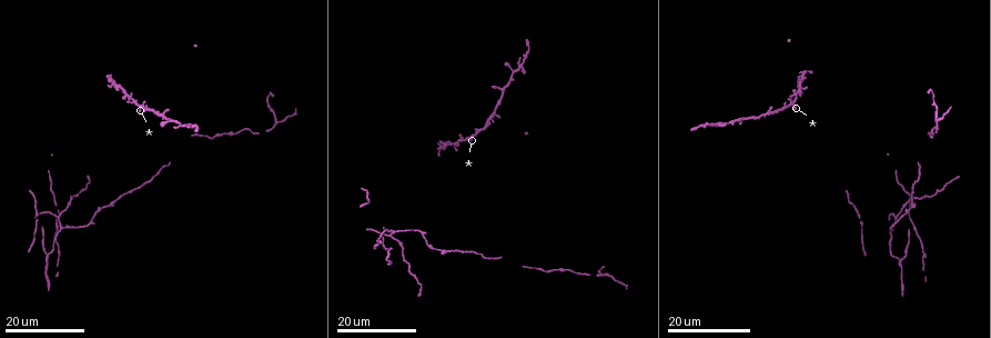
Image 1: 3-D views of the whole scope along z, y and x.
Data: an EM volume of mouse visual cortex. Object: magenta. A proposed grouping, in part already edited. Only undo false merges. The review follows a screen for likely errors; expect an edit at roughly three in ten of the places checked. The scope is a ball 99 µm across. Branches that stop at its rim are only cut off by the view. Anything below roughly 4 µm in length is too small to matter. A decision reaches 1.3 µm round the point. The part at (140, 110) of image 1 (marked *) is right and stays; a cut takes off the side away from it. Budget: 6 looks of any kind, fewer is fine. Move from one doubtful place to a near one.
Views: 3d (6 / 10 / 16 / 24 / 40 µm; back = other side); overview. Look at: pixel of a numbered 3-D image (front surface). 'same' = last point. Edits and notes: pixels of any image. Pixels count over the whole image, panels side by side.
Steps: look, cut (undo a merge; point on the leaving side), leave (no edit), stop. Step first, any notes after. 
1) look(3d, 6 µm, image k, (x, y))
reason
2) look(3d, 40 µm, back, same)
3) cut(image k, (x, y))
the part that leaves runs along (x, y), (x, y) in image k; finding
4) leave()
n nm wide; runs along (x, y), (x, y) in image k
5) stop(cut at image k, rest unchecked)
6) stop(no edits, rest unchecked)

look(3d, 16 µm, image 1, (226, 135))
calibre changes

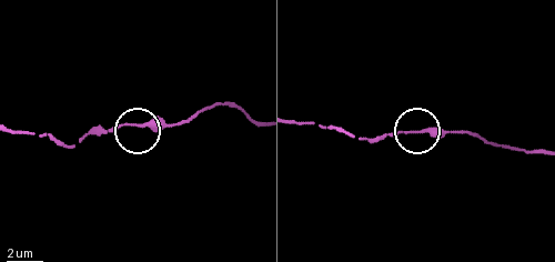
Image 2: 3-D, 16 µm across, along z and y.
look(3d, 6 µm, image 2, (136, 123))
zoom in

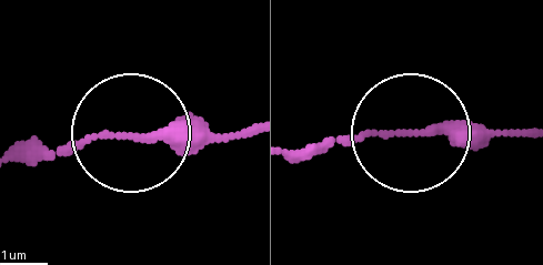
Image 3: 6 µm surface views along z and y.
leave()
continuous, no second cell

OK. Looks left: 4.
look(3d, 16 µm, image 1, (794, 103))
four-way junction

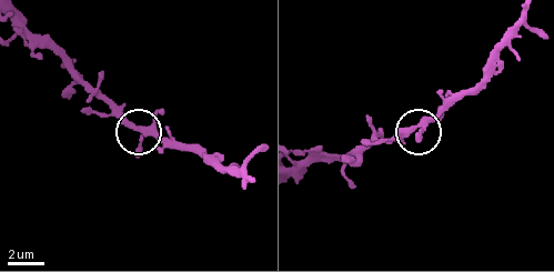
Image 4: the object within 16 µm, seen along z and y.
look(3d, 6 µm, image 4, (416, 124))

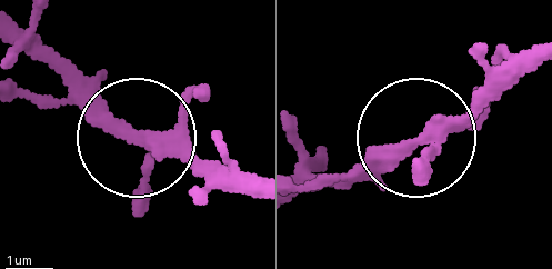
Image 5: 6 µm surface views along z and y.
look(3d, 6 µm, back, image 5, (140, 137))

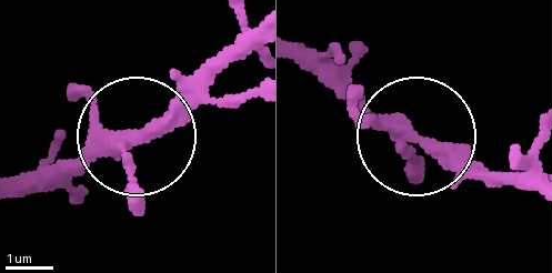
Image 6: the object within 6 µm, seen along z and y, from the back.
leave()
runs along (127, 195), (139, 140), (218, 60) in image 6; one cell here

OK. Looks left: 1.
stop(no edits, rest unchecked)

